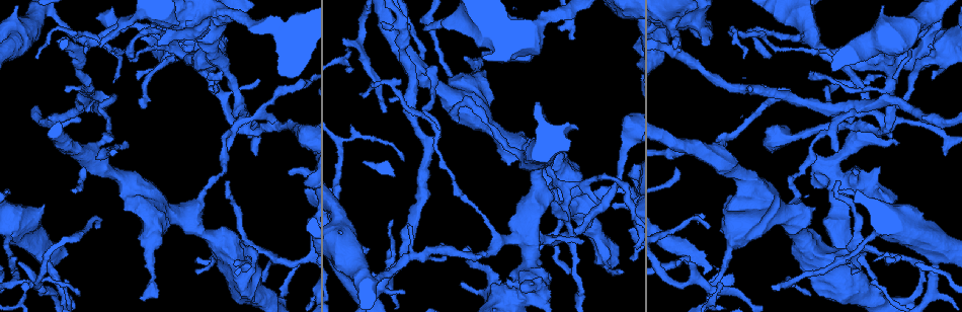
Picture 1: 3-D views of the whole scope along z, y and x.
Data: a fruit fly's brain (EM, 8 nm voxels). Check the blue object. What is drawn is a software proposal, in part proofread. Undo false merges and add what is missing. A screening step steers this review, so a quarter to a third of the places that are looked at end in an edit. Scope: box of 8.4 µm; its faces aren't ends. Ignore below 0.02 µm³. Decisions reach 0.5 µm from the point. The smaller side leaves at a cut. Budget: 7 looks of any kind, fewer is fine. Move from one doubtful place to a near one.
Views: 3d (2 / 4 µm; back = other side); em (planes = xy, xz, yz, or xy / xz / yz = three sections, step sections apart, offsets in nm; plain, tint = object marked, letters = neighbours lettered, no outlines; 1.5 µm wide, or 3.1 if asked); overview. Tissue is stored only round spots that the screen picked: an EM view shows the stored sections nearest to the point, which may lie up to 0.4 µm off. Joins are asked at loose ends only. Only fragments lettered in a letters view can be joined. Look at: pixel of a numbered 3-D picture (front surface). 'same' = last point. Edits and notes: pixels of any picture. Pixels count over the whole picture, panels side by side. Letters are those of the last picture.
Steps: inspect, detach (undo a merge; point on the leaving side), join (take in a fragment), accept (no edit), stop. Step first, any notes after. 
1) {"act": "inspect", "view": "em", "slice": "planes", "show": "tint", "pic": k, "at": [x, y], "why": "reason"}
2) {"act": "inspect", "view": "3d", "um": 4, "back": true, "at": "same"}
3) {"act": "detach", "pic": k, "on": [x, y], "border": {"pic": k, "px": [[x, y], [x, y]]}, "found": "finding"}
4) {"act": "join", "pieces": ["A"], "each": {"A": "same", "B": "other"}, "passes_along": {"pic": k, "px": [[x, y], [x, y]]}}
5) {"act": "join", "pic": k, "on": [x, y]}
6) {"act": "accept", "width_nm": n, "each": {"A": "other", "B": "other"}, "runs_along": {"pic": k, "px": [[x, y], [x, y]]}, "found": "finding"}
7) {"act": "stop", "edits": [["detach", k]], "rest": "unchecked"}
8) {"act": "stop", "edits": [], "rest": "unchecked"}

{"act": "inspect", "view": "3d", "um": 4, "pic": 1, "at": [78, 117], "why": "branch stops here"}

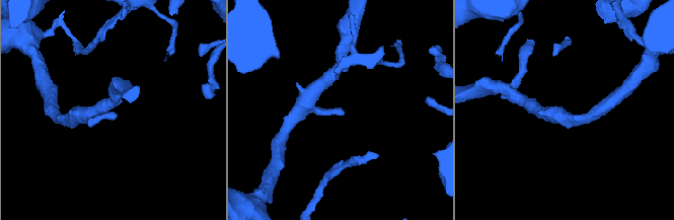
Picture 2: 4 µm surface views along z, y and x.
{"act": "inspect", "view": "em", "slice": "planes", "show": "plain", "pic": 2, "at": [570, 113]}

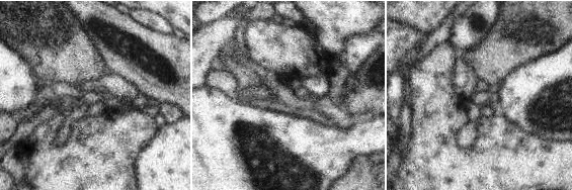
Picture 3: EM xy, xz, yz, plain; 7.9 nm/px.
{"act": "inspect", "view": "em", "slice": "planes", "show": "letters", "at": "same", "why": "what lies round it"}

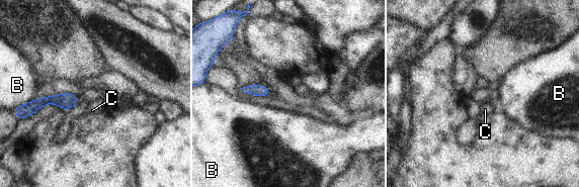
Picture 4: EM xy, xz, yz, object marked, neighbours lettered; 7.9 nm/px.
{"act": "accept", "each": {"B": "other", "C": "other"}, "found": "none of them fits"}

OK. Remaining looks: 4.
{"act": "inspect", "view": "em", "slice": "planes", "show": "tint", "pic": 1, "at": [223, 74], "why": "branch stops here"}

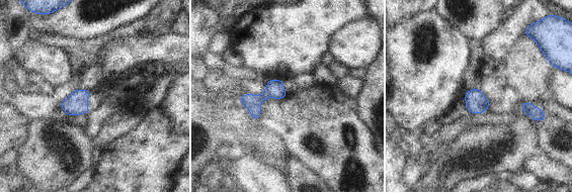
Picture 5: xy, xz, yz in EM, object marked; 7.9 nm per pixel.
{"act": "inspect", "view": "em", "slice": "planes", "show": "letters", "at": "same"}

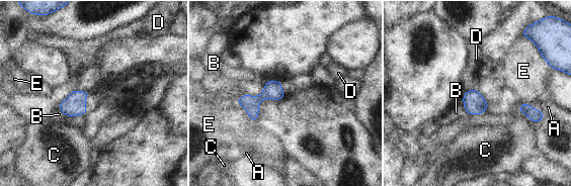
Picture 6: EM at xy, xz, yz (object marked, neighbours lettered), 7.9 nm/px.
{"act": "accept", "each": {"A": "other", "B": "other", "C": "other", "D": "other", "E": "other"}, "border": {"pic": 6, "px": [[471, 89], [464, 91]]}, "found": "none of them fits"}

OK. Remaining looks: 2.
{"act": "inspect", "view": "em", "slice": "planes", "show": "plain", "pic": 1, "at": [259, 79], "why": "branch stops here"}

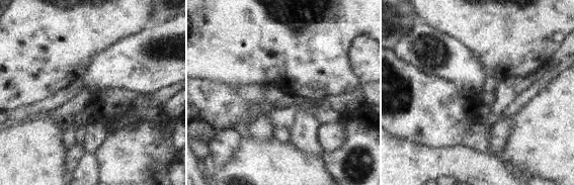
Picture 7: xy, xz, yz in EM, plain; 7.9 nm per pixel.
{"act": "inspect", "view": "em", "slice": "planes", "show": "letters", "at": "same"}

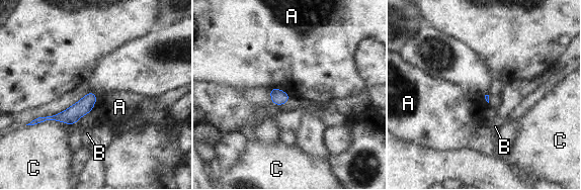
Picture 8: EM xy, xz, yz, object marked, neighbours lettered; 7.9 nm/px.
{"act": "accept", "each": {"A": "other", "B": "other", "C": "other"}, "found": "no lettered fragment goes on from it"}

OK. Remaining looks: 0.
{"act": "stop", "edits": [], "rest": "unchecked"}

